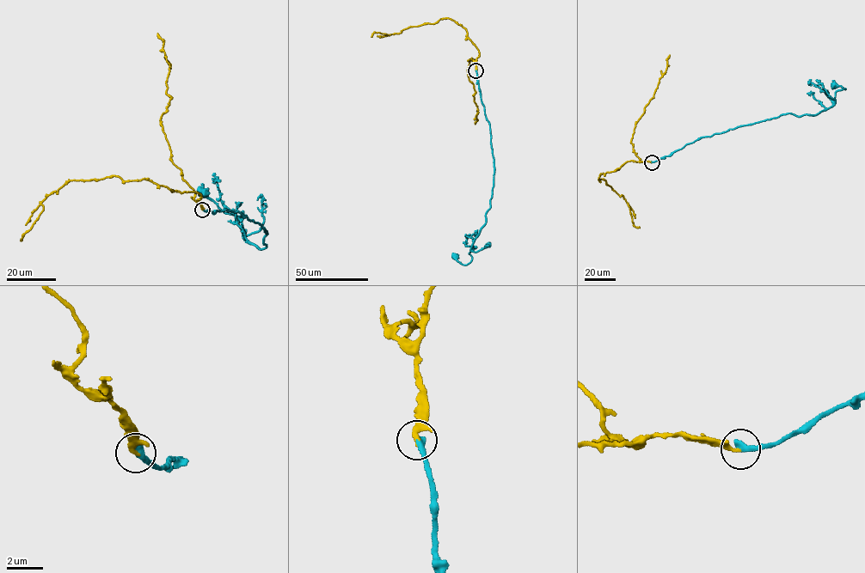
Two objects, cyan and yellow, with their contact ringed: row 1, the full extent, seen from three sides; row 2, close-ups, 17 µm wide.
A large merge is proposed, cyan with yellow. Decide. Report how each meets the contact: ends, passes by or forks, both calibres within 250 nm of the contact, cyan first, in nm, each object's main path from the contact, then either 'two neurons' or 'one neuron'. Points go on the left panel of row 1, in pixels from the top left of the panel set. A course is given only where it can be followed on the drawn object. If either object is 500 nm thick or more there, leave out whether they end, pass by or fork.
cyan ends there; yellow passes by; 360 nm thick on the cyan side, 200 nm on the other; cyan runs (202, 210), (247, 216), (266, 232), (266, 246), (242, 236), (240, 216), (202, 192); yellow runs (202, 210), (198, 192), (174, 192), (143, 179), (68, 180), (58, 192), (47, 195), (42, 211), (21, 239); one neuron

